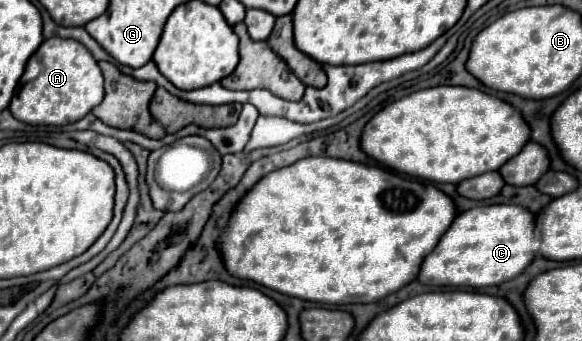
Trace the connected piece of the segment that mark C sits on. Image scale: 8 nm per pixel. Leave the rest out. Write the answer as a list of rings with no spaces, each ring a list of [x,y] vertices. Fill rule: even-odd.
[[[480,205],[460,213],[450,229],[442,235],[436,249],[424,259],[418,279],[424,285],[444,285],[444,287],[488,287],[498,285],[520,275],[536,257],[538,247],[538,215],[522,205]]]

